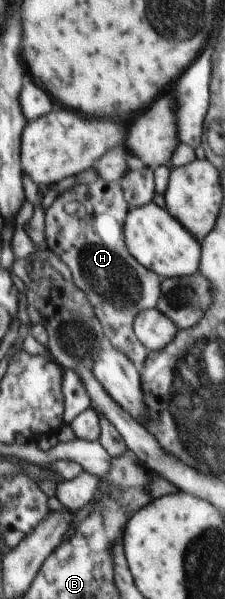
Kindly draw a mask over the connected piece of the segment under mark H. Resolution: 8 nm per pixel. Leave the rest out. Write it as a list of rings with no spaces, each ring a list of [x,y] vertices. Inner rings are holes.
[[[96,179],[89,183],[76,183],[61,192],[50,206],[43,211],[43,236],[46,248],[50,249],[71,272],[73,283],[86,295],[95,317],[101,324],[103,335],[111,348],[124,353],[139,370],[146,362],[148,350],[139,341],[134,331],[135,316],[144,309],[154,309],[162,297],[162,279],[136,261],[127,251],[124,242],[124,222],[126,220],[125,196],[122,196],[118,181]]]

